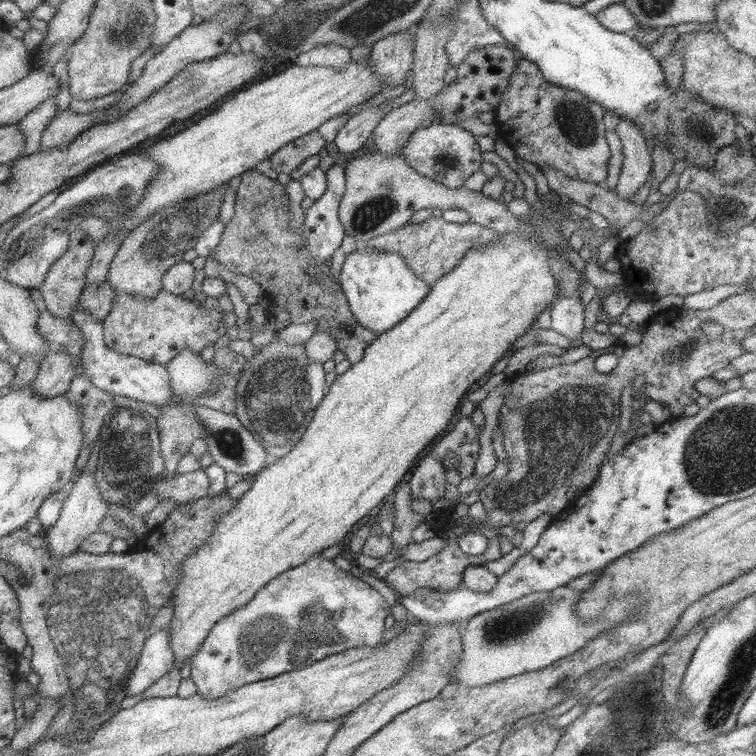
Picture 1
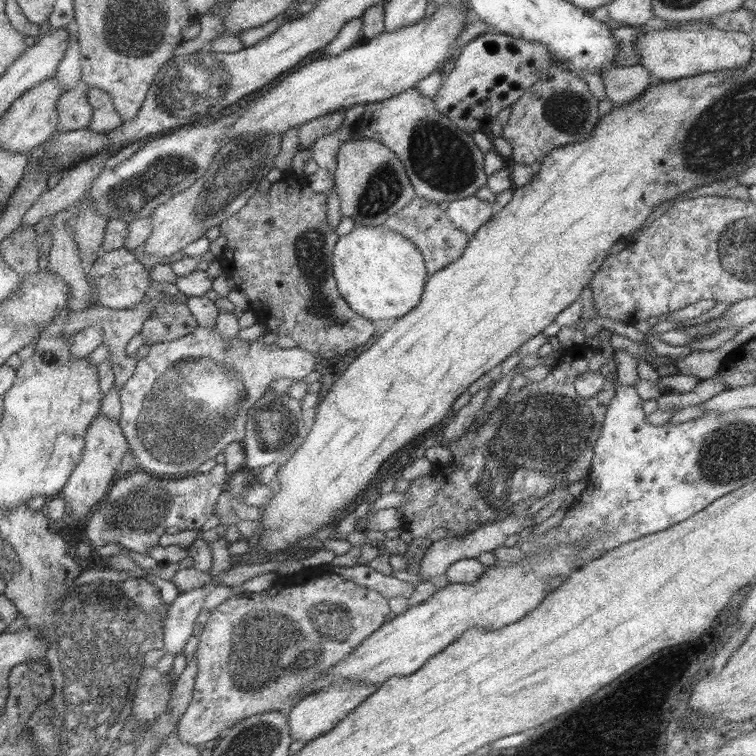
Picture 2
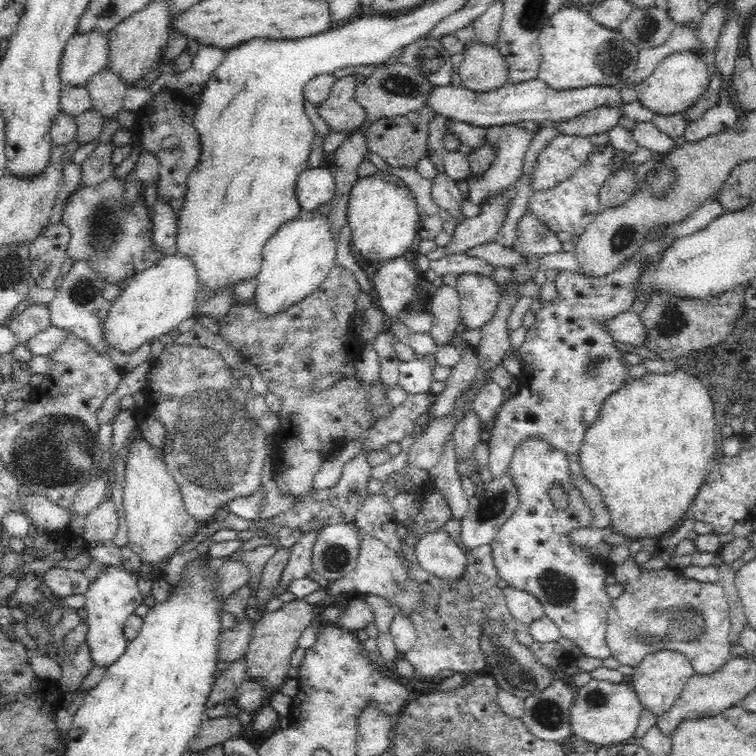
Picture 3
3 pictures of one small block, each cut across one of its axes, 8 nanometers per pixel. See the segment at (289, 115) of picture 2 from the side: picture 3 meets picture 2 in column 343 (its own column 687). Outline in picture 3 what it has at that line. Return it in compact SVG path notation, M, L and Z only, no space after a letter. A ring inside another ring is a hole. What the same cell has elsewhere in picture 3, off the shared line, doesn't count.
M682 50L662 58L650 77L646 77L638 88L638 102L654 110L656 114L674 114L691 108L708 91L708 66L697 52Z

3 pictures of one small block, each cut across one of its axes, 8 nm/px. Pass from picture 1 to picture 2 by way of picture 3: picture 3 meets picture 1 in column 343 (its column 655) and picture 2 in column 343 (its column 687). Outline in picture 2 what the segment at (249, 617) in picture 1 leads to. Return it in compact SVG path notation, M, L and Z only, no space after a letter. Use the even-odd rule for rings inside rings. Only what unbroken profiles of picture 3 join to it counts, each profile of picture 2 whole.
M309 567L307 572L301 570L299 573L289 576L278 576L275 582L259 593L249 592L242 593L238 596L230 596L229 599L217 605L210 611L211 615L207 618L205 627L200 631L197 642L197 650L194 654L194 660L197 662L197 673L195 673L194 687L191 700L181 715L177 724L177 736L183 744L201 747L207 740L212 738L219 739L229 727L233 726L239 720L249 716L264 713L267 710L279 710L286 713L295 702L307 696L307 685L319 679L323 673L327 673L329 667L335 666L335 663L349 656L349 652L356 648L367 636L375 632L383 623L385 616L389 614L390 608L387 599L383 598L379 592L354 584L344 580L337 574L319 574L315 576L315 570Z

